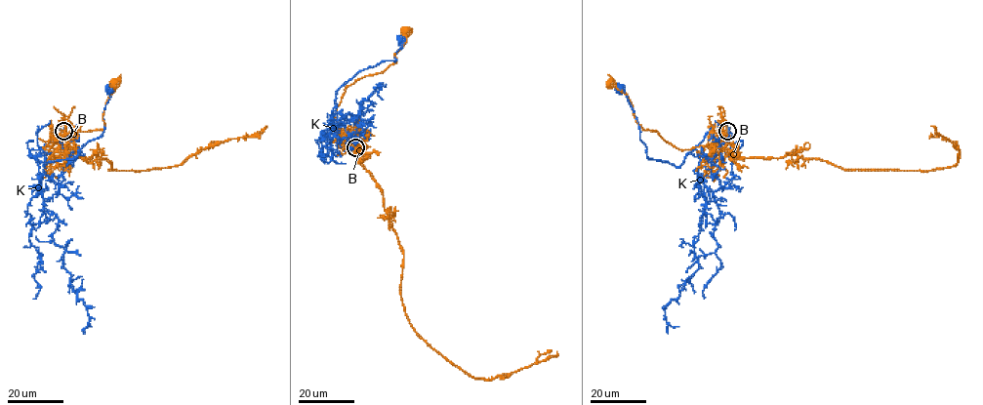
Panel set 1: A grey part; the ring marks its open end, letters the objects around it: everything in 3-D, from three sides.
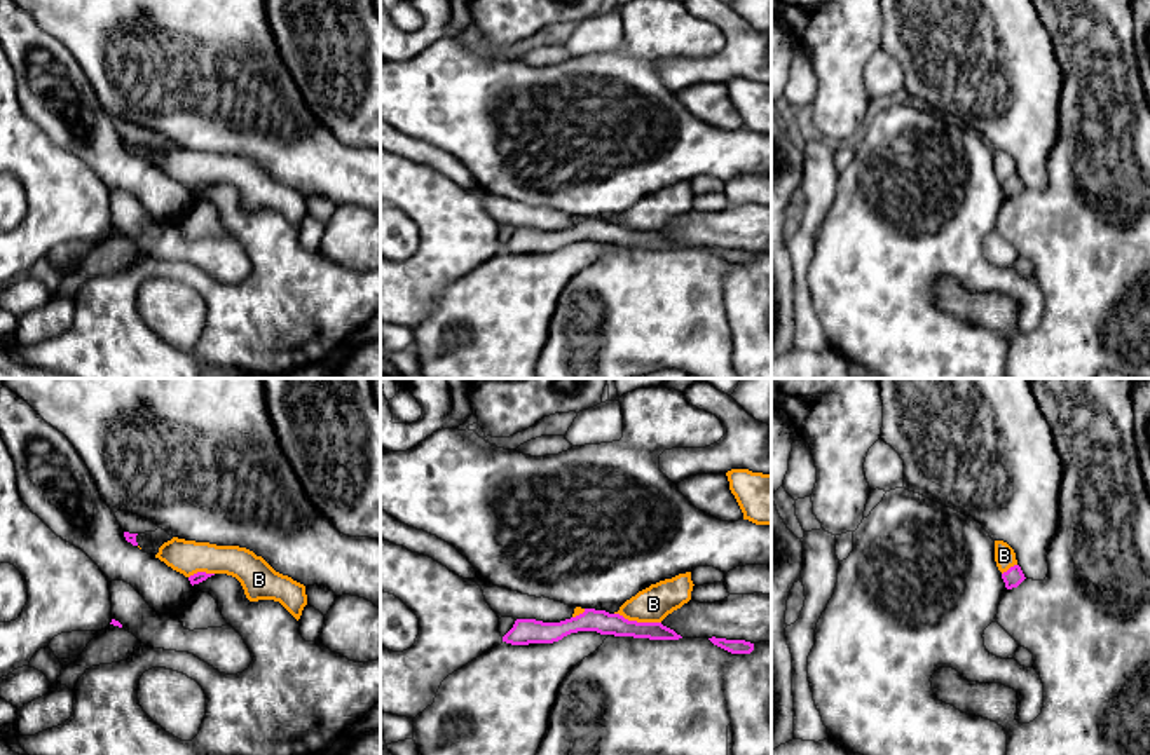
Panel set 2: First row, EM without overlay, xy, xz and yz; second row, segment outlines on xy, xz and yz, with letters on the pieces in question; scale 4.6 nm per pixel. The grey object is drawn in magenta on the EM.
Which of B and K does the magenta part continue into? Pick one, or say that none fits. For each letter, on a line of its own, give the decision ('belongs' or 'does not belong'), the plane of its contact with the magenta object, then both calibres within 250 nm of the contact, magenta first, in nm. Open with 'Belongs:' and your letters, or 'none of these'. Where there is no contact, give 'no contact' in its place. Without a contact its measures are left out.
Belongs: B
B: belongs; meets magenta in xz; 110 nm thick on the magenta side, 160 nm on the other
K: does not belong; no contact

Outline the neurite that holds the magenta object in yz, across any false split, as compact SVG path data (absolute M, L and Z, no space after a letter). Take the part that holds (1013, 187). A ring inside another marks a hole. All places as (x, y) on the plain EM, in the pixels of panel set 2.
M995 150L995 171L1007 199L1017 197L1026 188L1017 174L1014 159L1007 152Z

